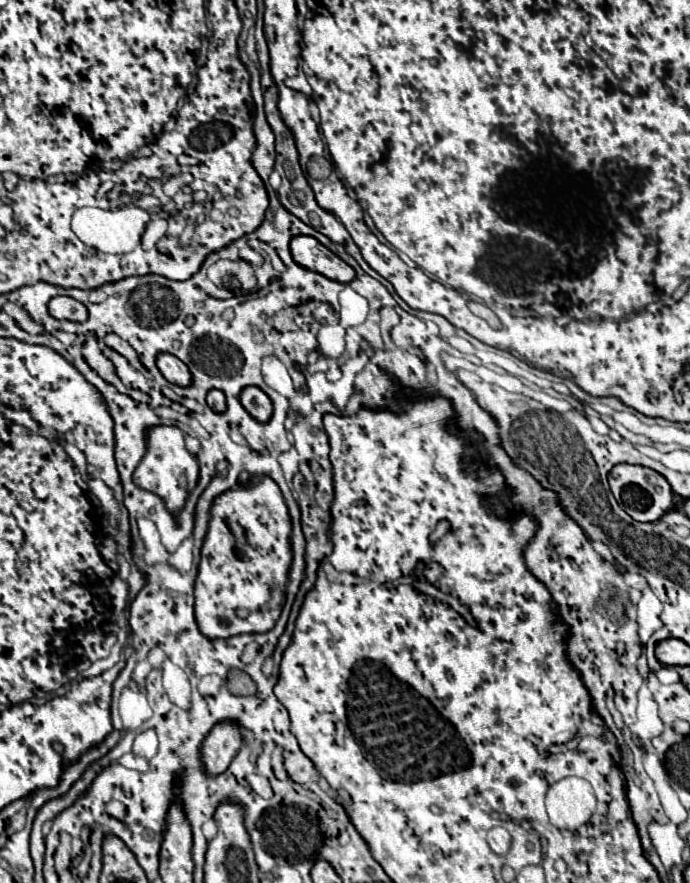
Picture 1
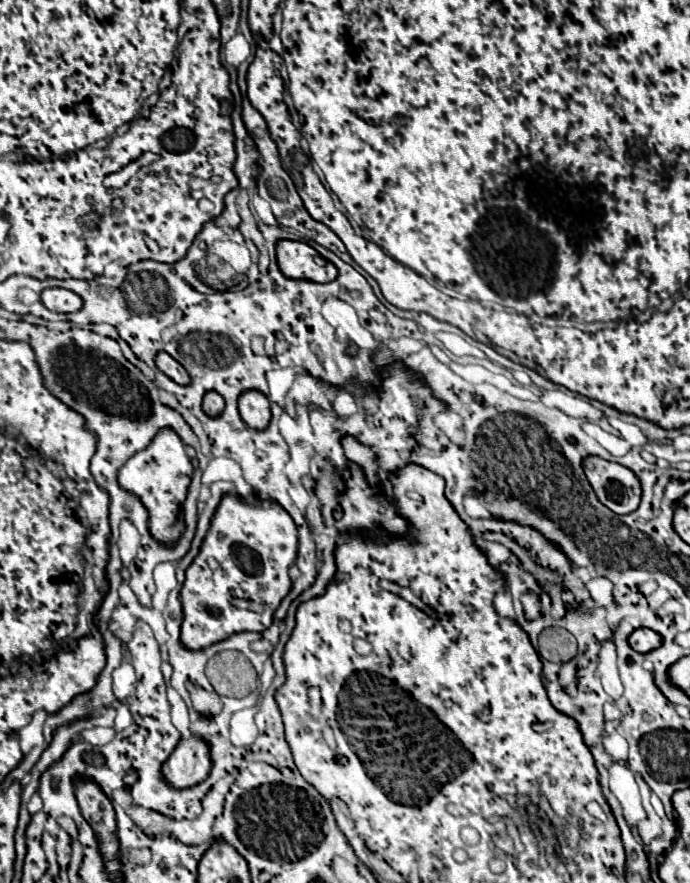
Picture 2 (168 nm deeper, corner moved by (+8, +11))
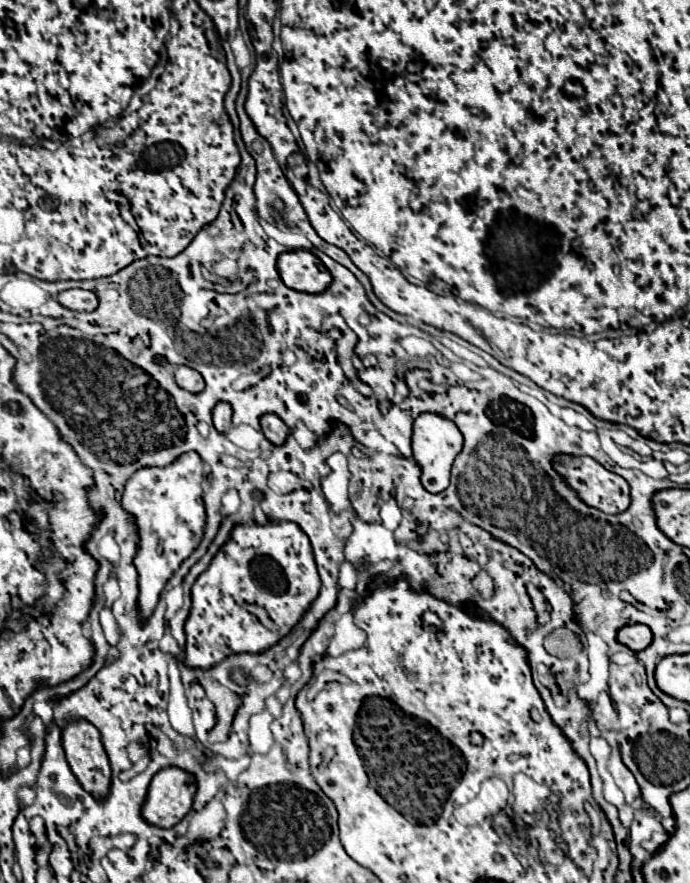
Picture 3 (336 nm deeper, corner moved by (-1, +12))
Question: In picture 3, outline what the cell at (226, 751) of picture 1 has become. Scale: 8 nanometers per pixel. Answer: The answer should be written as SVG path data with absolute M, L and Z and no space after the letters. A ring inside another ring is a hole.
M179 767L161 769L151 785L143 805L143 817L159 827L173 827L189 811L195 797L195 777Z

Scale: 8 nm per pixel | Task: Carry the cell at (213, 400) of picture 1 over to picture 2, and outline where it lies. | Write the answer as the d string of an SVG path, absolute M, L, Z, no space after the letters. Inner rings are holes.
M206 392L204 394L204 402L202 402L202 410L210 416L216 418L222 414L224 410L224 398L218 392Z

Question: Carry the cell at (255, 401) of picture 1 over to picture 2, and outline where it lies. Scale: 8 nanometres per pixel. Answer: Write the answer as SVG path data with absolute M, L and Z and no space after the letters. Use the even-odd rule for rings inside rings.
M256 390L242 394L242 398L238 398L238 408L244 424L254 430L264 430L272 418L268 398L264 394L258 394Z

